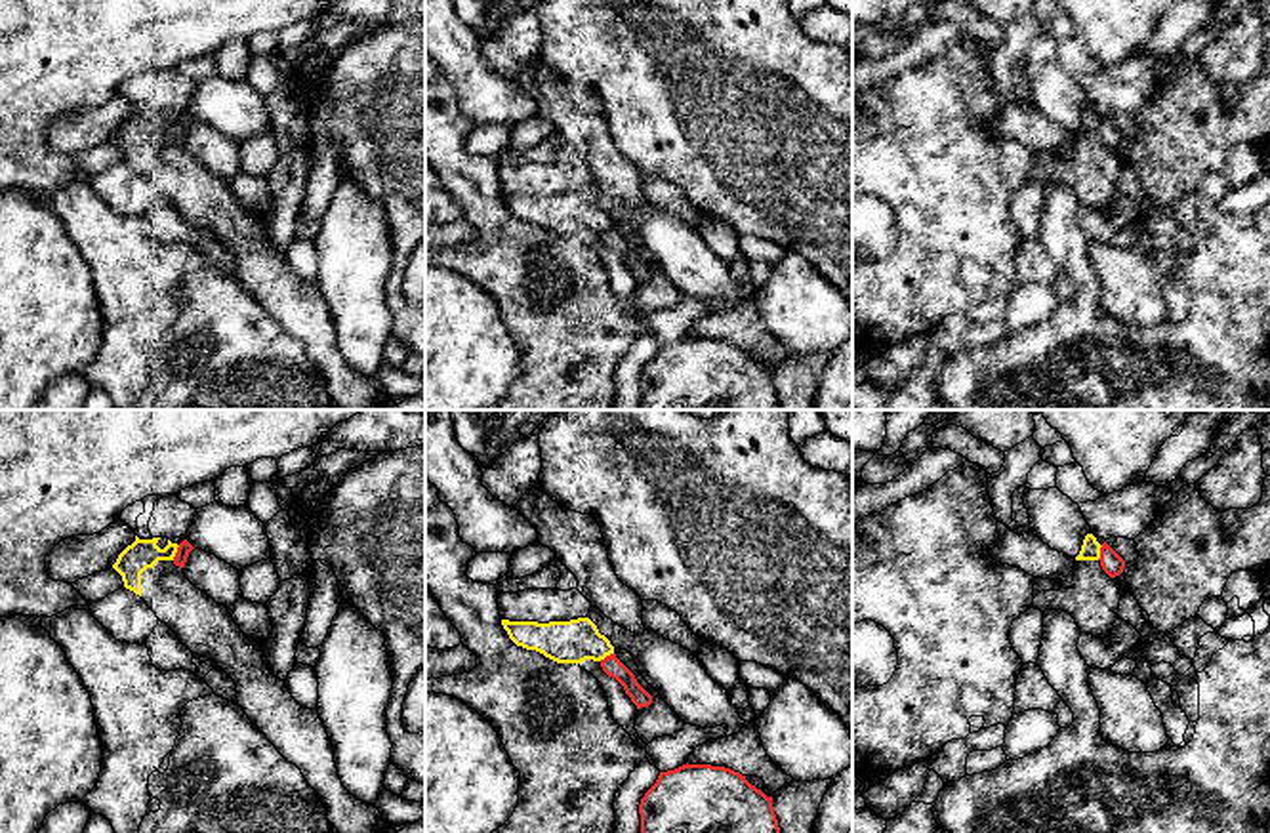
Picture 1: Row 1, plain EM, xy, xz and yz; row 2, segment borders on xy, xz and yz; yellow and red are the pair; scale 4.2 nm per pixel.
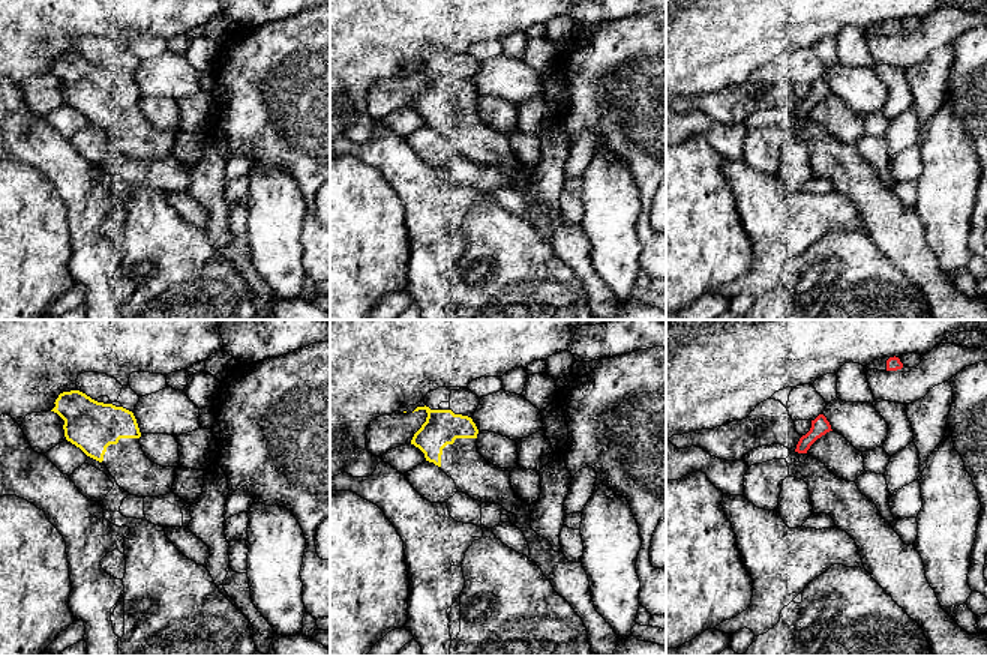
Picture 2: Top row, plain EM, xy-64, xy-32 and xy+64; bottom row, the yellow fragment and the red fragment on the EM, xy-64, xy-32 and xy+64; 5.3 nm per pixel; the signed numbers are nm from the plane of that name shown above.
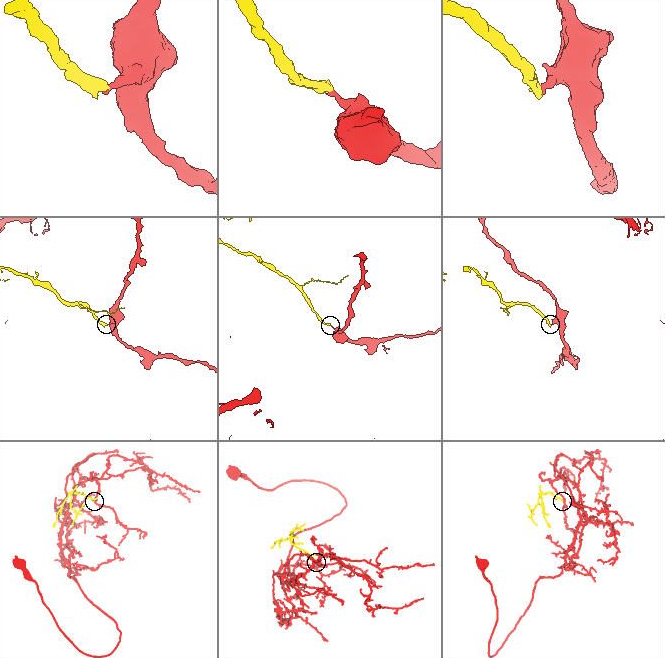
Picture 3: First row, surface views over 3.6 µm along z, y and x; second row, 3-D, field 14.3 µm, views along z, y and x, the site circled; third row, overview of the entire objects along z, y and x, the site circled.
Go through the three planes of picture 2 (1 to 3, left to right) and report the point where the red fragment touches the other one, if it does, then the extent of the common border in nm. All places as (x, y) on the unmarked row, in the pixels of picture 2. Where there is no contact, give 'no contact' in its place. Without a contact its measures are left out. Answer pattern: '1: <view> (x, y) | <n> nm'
1: no contact
2: no contact
3: no contact

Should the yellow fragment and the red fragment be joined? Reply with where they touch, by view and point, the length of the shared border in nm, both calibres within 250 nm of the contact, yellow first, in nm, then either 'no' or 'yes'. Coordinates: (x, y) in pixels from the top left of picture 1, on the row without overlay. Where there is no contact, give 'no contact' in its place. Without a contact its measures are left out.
xy (176, 124) | 70 nm | 130/60 nm | no

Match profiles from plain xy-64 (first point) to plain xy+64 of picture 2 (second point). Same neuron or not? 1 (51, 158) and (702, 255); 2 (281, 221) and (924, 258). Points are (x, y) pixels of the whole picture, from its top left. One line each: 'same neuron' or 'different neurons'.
1: different neurons
2: different neurons

